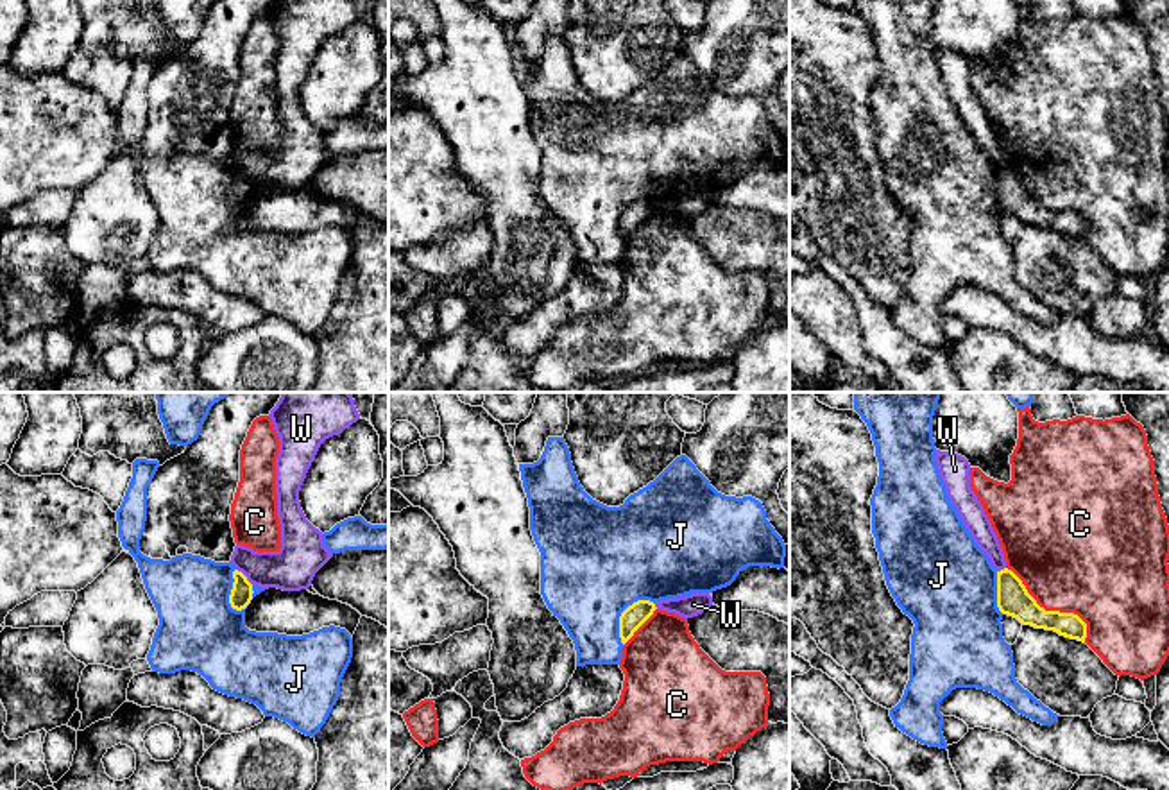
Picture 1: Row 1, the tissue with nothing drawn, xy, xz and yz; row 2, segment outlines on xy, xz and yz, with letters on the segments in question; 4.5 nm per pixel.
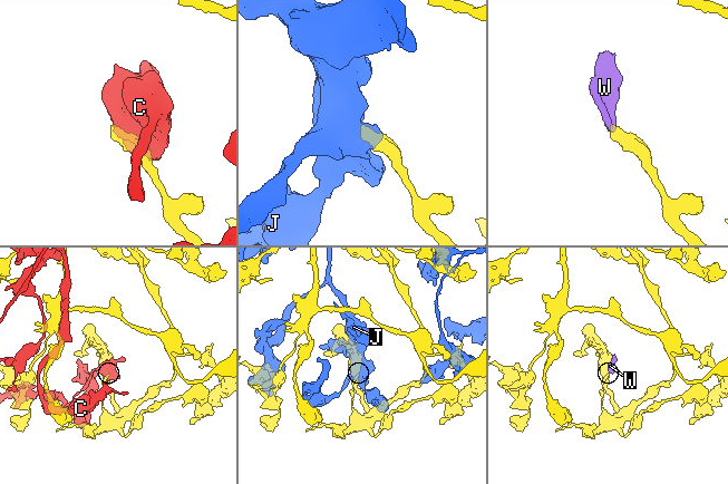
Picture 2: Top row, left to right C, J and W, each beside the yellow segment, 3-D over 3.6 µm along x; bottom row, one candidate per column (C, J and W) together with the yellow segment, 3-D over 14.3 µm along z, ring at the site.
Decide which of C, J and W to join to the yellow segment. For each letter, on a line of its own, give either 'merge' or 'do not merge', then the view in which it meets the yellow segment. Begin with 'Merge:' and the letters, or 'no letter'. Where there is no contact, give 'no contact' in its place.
Merge: no letter
C: do not merge; meets yellow in yz
J: do not merge; meets yellow in xz
W: do not merge; meets yellow in xy

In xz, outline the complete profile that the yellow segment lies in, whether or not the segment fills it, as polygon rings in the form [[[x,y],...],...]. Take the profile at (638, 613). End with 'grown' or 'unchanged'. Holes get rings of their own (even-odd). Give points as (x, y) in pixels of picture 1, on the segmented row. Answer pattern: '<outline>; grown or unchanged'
[[[637,600],[628,605],[619,616],[619,638],[625,645],[634,632],[653,614],[655,604],[650,600]]]; unchanged

